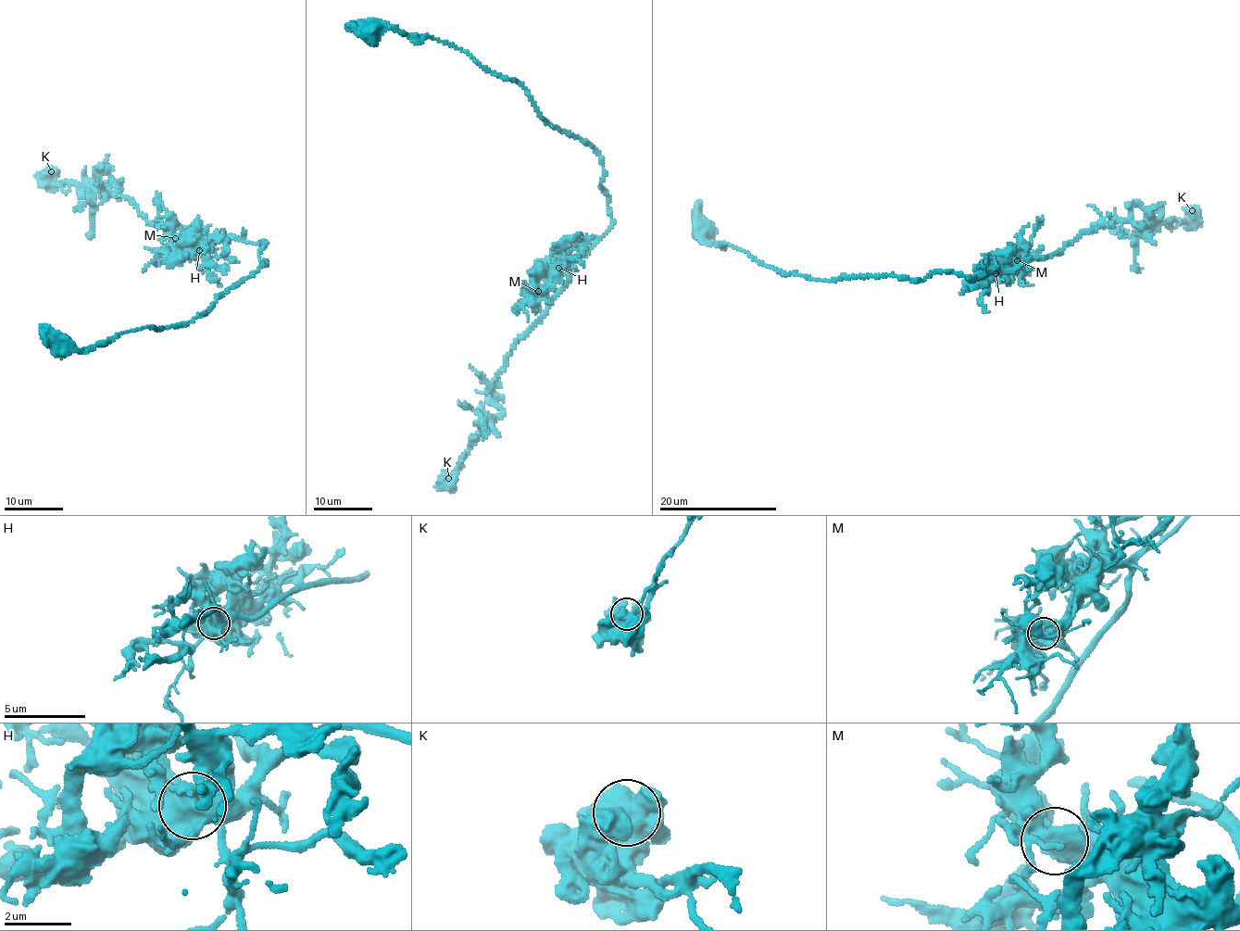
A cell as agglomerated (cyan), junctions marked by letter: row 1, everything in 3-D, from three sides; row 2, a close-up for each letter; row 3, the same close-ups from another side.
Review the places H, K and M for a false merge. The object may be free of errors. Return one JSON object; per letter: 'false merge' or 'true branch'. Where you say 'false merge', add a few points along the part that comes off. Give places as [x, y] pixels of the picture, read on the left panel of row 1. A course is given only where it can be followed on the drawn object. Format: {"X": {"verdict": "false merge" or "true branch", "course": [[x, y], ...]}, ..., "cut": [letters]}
{"H": {"verdict": "true branch"}, "K": {"verdict": "true branch"}, "M": {"verdict": "true branch"}, "cut": []}

